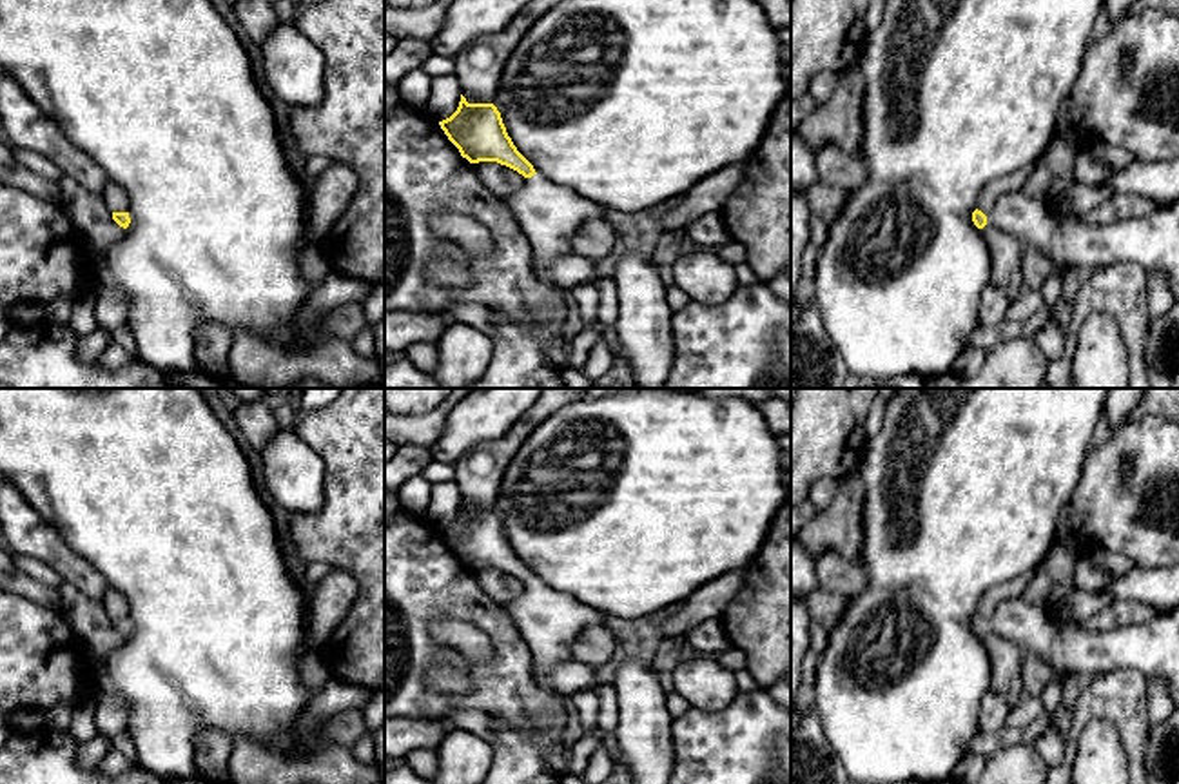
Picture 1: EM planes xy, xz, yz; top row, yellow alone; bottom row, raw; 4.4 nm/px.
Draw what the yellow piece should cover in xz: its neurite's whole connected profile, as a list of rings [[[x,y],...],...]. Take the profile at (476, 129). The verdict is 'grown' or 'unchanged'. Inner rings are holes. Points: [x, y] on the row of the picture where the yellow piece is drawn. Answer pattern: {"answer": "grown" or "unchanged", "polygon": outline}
{"answer": "grown", "polygon": [[[461,94],[457,111],[439,125],[470,163],[497,162],[526,178],[524,187],[504,201],[531,247],[533,278],[562,296],[564,290],[546,278],[546,265],[571,252],[575,232],[590,220],[606,220],[608,211],[537,174],[513,145],[493,103],[468,103]]]}

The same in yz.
{"answer": "grown", "polygon": [[[1014,191],[1001,194],[987,214],[976,209],[972,221],[978,229],[990,225],[1010,232],[1072,269],[1137,263],[1146,272],[1166,272],[1179,301],[1179,200],[1148,216],[1090,225],[1056,220],[1043,201]]]}

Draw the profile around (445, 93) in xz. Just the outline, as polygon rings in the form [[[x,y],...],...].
[[[444,74],[432,80],[430,94],[424,103],[426,116],[435,122],[450,118],[461,102],[461,82],[455,74]]]

